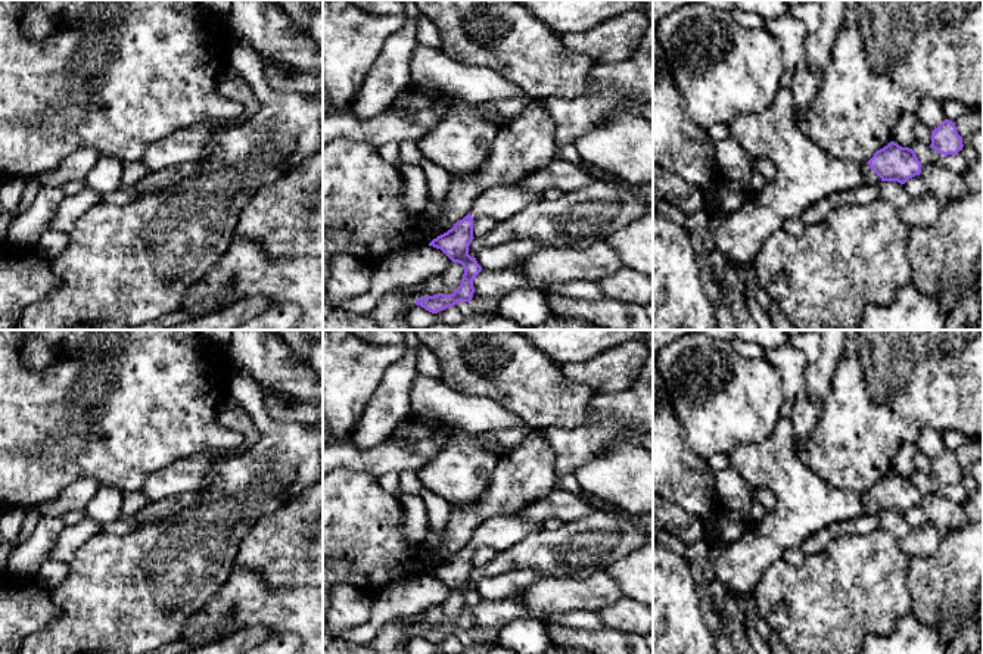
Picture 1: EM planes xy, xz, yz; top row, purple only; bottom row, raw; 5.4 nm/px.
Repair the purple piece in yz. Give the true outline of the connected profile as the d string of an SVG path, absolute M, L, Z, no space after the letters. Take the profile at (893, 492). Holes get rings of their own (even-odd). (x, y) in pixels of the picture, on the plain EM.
M890 471L877 480L867 492L881 511L898 511L905 514L909 508L921 504L921 492L915 482Z

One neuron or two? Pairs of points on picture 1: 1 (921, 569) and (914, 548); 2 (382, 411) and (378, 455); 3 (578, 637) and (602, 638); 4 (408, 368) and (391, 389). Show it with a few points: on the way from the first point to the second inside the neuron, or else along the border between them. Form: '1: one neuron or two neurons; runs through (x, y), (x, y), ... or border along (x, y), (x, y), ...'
1: two neurons; border along (943, 535), (935, 553), (911, 557)
2: two neurons; border along (389, 438), (369, 447), (357, 447), (351, 441)
3: one neuron; runs through (584, 638), (596, 638)
4: one neuron; runs through (404, 373), (395, 385)

